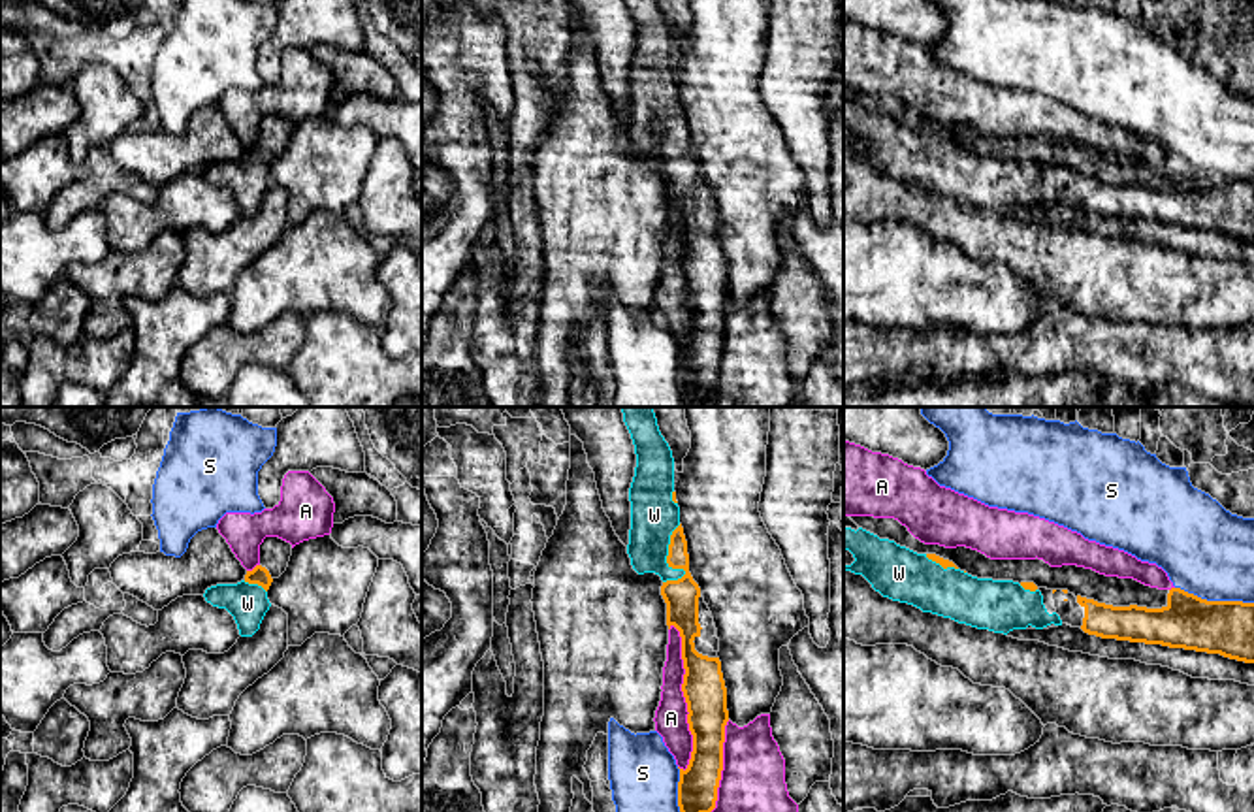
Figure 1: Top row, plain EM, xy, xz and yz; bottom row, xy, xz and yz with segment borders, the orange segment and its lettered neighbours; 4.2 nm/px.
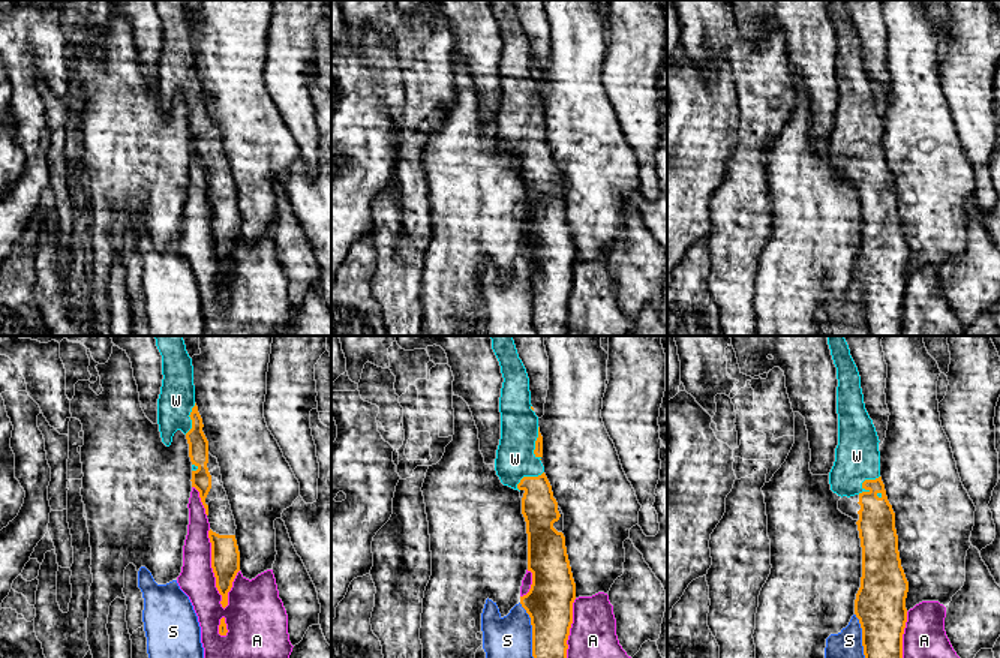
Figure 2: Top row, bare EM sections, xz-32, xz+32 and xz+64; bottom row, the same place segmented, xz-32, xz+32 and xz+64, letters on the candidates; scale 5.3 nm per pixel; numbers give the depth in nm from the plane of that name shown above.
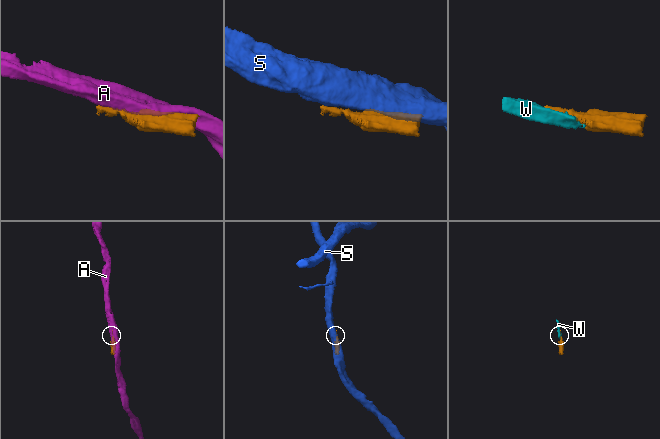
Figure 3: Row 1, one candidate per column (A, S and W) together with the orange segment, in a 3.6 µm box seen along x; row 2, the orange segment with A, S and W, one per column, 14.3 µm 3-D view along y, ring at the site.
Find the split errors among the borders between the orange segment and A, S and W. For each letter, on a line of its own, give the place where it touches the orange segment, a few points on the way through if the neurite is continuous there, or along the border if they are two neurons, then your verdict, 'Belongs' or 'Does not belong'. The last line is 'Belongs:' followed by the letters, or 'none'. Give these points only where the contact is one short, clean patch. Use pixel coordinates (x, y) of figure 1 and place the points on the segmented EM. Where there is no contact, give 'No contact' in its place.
A: Touches orange at xz (684, 696). Does not belong
S: Touches orange at yz (1215, 601). Does not belong
W: Touches orange at xz (669, 564). Belongs
Belongs: W

